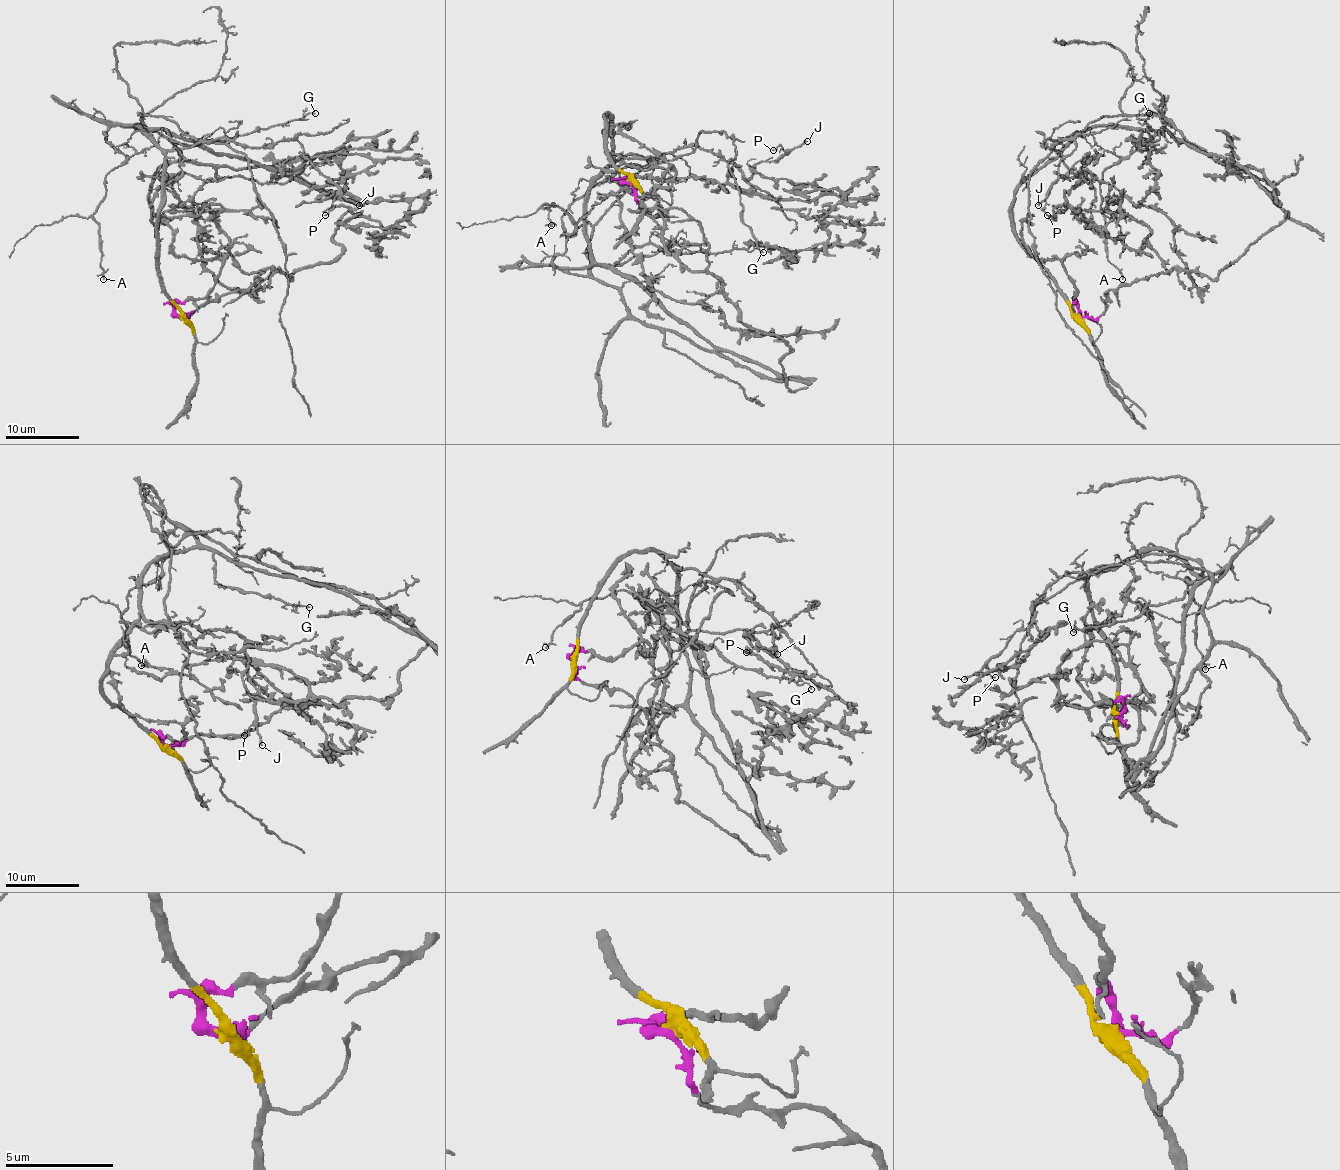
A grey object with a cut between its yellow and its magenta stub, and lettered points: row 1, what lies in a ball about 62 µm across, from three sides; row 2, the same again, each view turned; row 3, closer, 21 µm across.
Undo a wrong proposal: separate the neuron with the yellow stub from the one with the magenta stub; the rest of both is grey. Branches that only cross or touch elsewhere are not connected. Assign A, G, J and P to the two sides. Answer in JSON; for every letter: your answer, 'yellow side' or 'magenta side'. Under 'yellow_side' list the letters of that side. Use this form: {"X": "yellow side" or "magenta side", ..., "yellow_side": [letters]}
{"A": "yellow side", "G": "yellow side", "J": "yellow side", "P": "yellow side", "yellow_side": ["A", "G", "J", "P"]}

